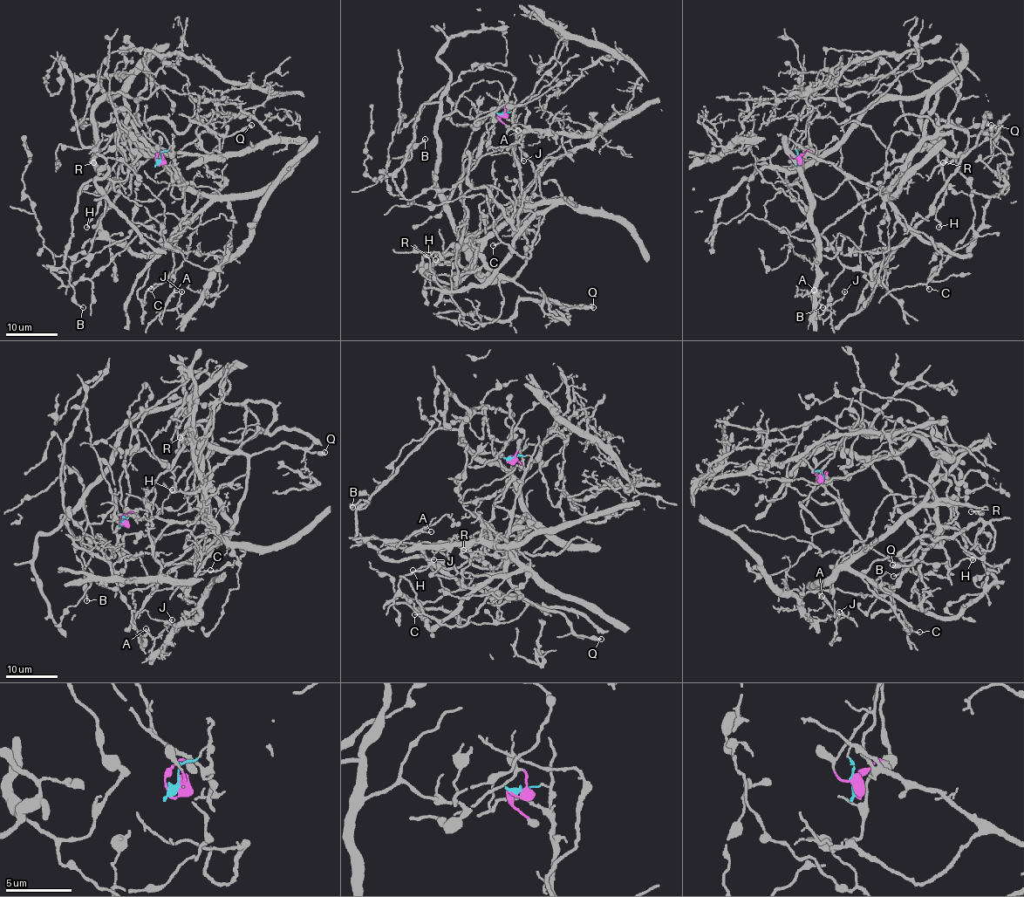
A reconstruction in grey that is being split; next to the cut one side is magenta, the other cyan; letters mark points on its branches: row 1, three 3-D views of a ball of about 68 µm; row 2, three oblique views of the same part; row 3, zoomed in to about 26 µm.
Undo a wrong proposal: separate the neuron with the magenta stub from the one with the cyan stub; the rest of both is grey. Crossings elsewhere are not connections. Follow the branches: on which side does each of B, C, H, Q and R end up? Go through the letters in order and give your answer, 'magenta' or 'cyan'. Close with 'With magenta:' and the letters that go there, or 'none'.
B: magenta
C: cyan
H: cyan
Q: magenta
R: cyan
With magenta: B, Q

